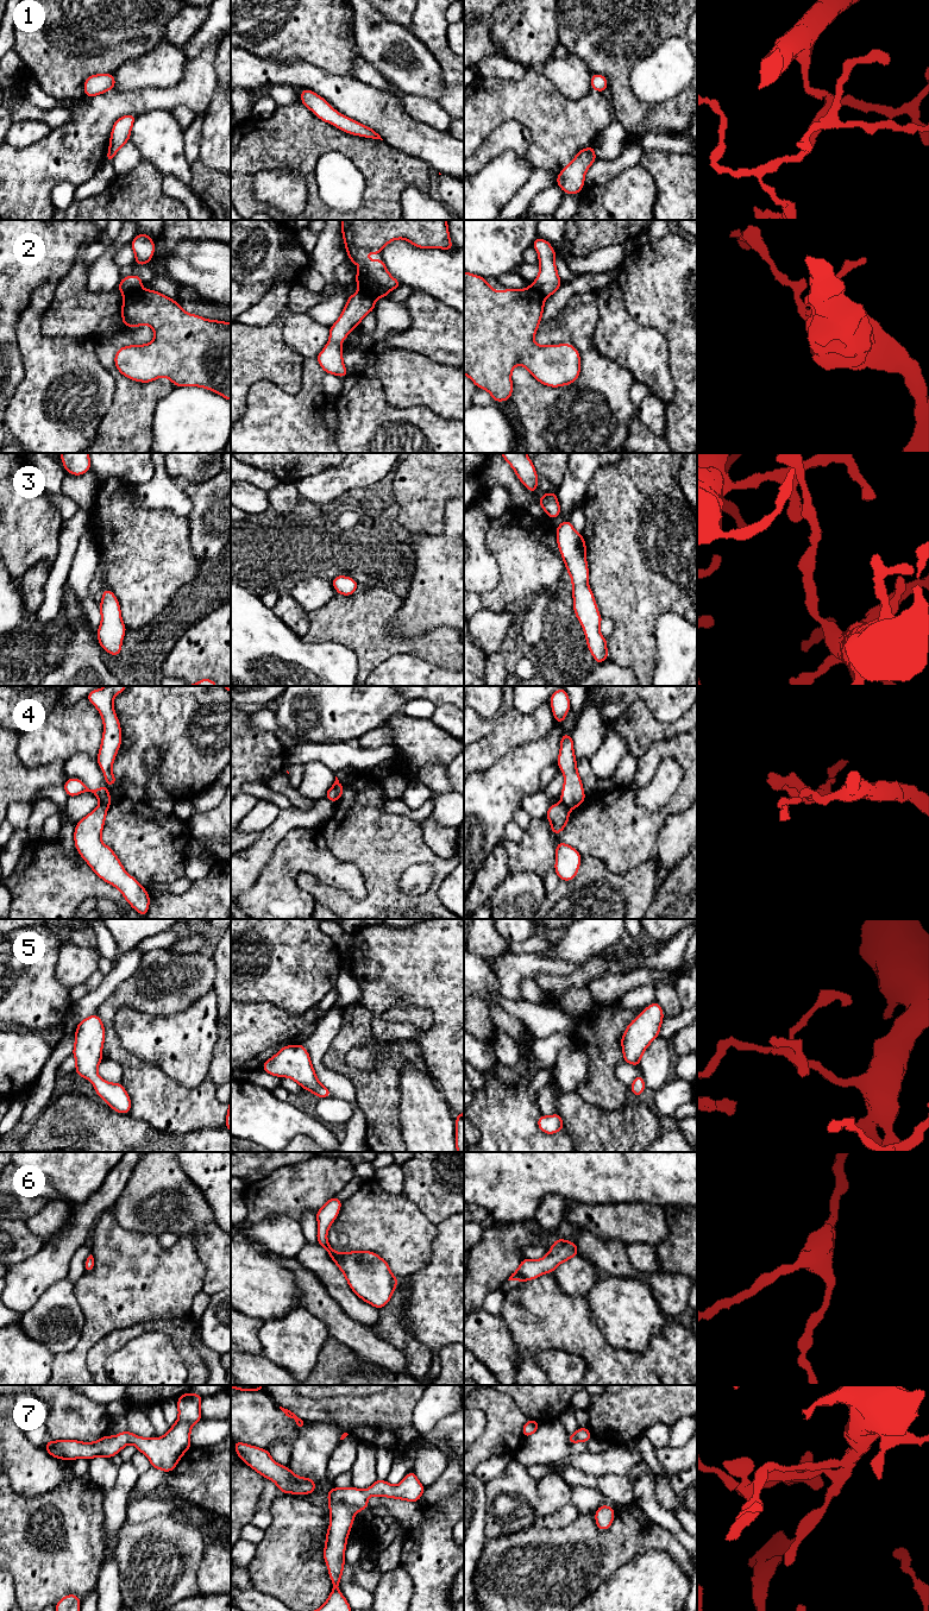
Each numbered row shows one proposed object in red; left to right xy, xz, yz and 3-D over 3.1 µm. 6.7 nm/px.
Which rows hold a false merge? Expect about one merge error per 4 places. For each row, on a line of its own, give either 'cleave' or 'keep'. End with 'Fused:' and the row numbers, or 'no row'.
1: keep
2: cleave
3: keep
4: cleave
5: keep
6: keep
7: keep
Fused: 2, 4

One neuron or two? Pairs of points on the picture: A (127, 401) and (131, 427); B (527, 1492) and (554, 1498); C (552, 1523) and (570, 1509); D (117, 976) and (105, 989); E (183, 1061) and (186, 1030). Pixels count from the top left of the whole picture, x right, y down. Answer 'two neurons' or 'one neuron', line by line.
A: one neuron
B: two neurons
C: one neuron
D: one neuron
E: one neuron

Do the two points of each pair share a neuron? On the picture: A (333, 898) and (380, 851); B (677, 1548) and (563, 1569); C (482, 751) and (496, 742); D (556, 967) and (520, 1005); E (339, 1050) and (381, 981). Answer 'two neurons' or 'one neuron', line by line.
A: one neuron
B: one neuron
C: one neuron
D: two neurons
E: two neurons

